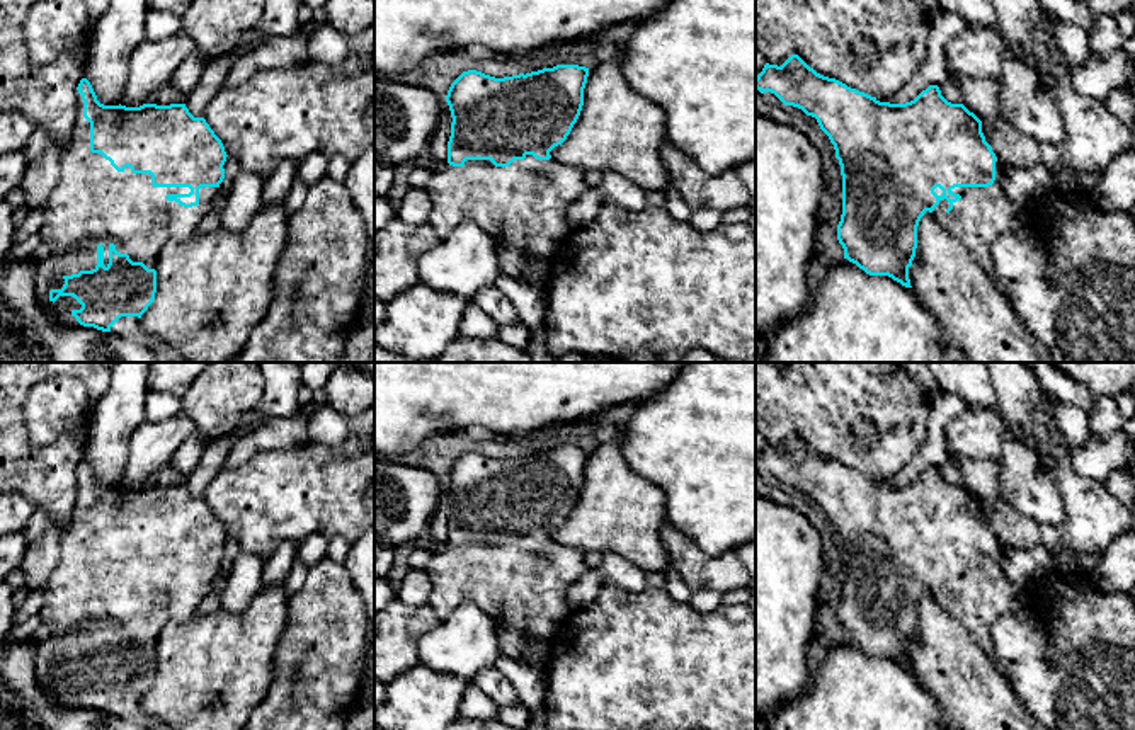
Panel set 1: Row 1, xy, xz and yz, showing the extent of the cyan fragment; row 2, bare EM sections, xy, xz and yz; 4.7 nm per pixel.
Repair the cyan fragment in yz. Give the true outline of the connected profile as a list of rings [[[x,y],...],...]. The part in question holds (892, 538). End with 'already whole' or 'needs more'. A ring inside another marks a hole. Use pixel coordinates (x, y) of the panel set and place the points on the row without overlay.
[[[798,436],[781,448],[766,444],[756,470],[774,475],[784,487],[817,500],[829,517],[842,556],[842,596],[837,621],[844,640],[870,657],[888,657],[910,667],[917,607],[926,592],[985,650],[992,648],[992,624],[1006,613],[1031,609],[1026,590],[1002,572],[1004,546],[982,514],[982,502],[963,485],[951,485],[938,466],[929,466],[905,485],[880,483],[846,465],[824,458]]]; needs more

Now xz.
[[[556,446],[504,459],[468,451],[451,465],[446,476],[453,499],[449,546],[434,551],[424,568],[432,585],[429,606],[441,619],[459,604],[473,602],[499,626],[524,636],[553,638],[572,613],[567,592],[587,567],[584,551],[555,543],[550,533],[577,504],[587,458],[585,448]]]; needs more

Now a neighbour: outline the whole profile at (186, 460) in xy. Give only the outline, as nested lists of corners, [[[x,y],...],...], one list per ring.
[[[199,432],[185,439],[182,448],[174,454],[170,466],[174,466],[180,475],[189,476],[202,454],[204,448],[199,439]]]

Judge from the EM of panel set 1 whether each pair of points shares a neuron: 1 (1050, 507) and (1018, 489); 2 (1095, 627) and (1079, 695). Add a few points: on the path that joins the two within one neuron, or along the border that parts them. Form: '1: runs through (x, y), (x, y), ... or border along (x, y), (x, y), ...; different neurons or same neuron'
1: runs through (1042, 502), (1026, 489); same neuron
2: border along (1117, 644), (1089, 644), (1066, 655), (1057, 664); different neurons

